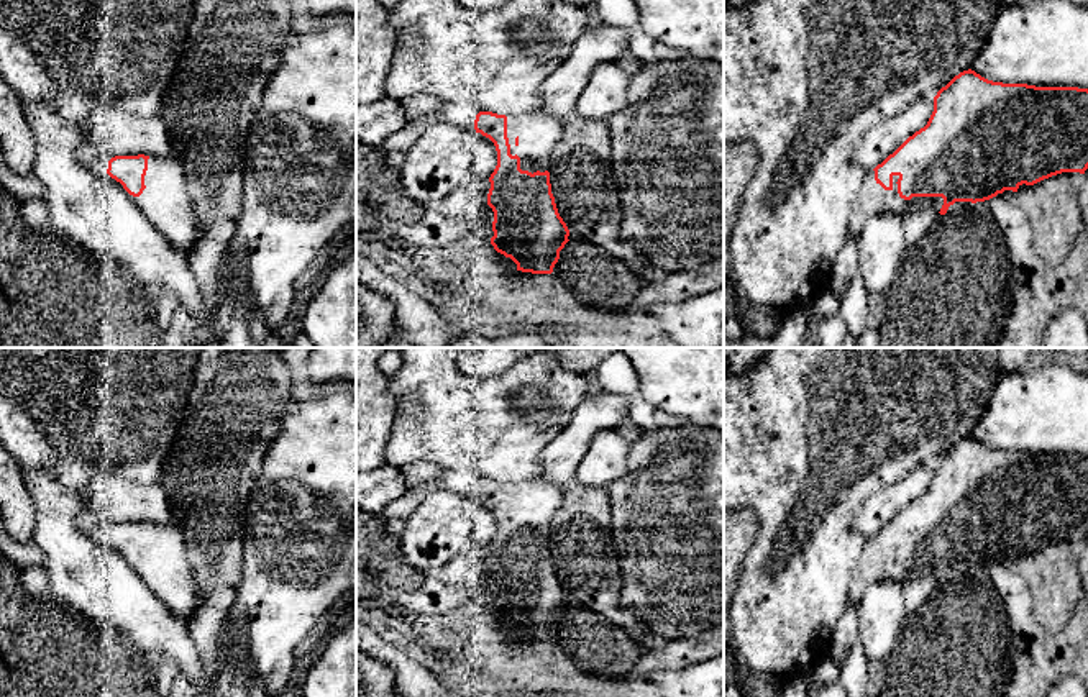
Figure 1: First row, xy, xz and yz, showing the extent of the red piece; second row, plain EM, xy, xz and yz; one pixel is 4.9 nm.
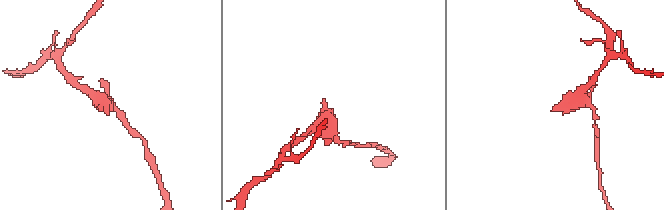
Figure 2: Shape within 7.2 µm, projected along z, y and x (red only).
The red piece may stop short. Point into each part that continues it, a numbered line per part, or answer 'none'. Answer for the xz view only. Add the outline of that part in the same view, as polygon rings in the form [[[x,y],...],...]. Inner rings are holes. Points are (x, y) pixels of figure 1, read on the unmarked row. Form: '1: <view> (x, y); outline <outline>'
1: xz (539, 501); outline [[[542,476],[507,484],[510,522],[520,525],[522,538],[548,538],[551,518],[563,503],[565,490],[566,487],[555,485]]]

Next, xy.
1: xy (166, 571); outline [[[149,523],[144,543],[146,556],[139,564],[131,564],[144,584],[182,620],[189,620],[199,607],[199,590],[192,566],[187,559],[182,531],[176,525]]]

